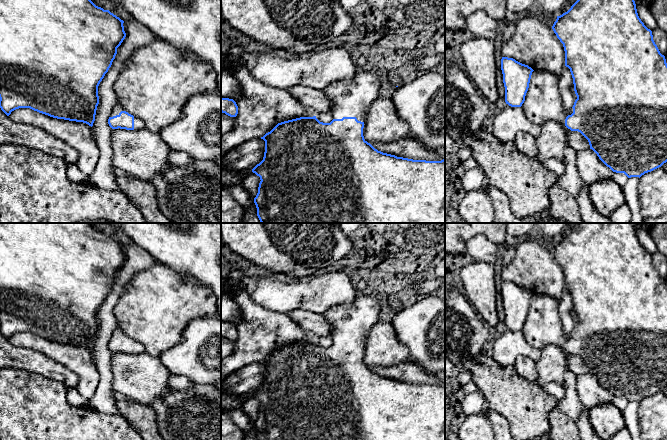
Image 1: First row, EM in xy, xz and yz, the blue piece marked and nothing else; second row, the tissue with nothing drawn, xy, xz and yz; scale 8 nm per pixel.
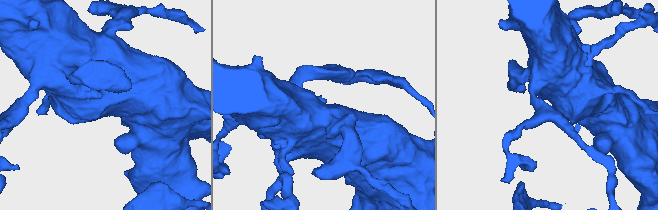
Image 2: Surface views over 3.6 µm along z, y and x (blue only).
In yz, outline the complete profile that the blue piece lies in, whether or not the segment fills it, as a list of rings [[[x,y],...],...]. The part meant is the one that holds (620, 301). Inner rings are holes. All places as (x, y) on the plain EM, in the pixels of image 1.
[[[578,223],[571,232],[557,240],[552,253],[563,268],[565,275],[565,290],[570,293],[574,315],[577,323],[573,331],[566,337],[558,310],[559,300],[547,295],[534,295],[528,289],[522,288],[513,282],[502,281],[501,294],[505,311],[505,326],[511,331],[522,331],[526,341],[537,349],[544,349],[547,345],[556,345],[564,348],[571,355],[580,356],[589,366],[599,383],[613,396],[624,397],[628,402],[641,401],[667,386],[667,287],[653,264],[652,255],[648,253],[638,240],[634,223]]]

